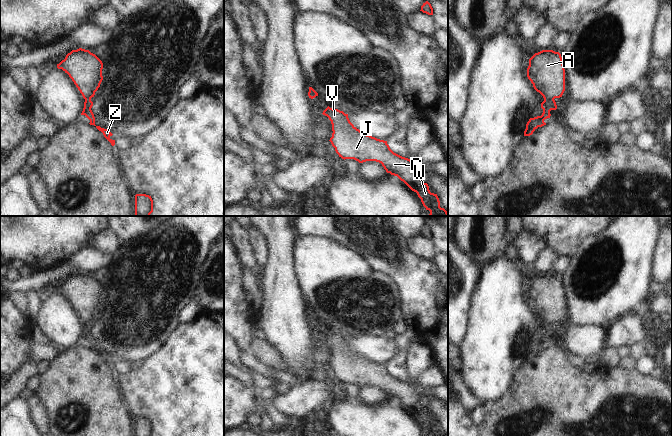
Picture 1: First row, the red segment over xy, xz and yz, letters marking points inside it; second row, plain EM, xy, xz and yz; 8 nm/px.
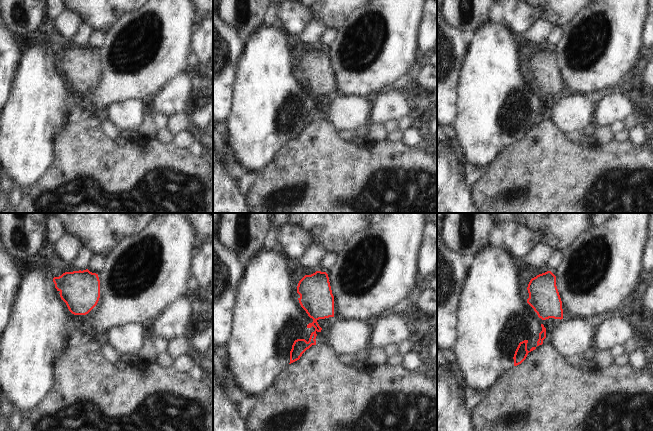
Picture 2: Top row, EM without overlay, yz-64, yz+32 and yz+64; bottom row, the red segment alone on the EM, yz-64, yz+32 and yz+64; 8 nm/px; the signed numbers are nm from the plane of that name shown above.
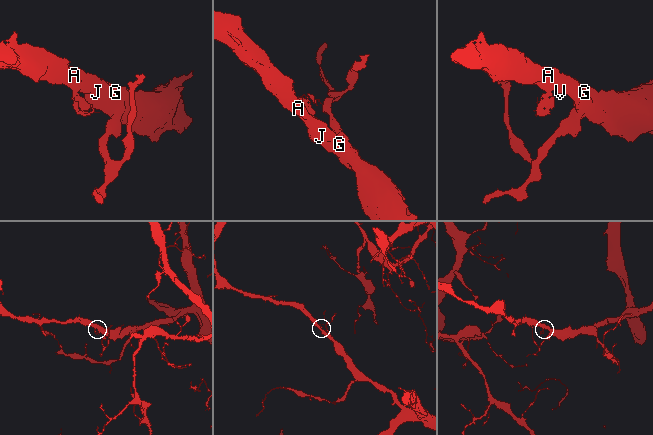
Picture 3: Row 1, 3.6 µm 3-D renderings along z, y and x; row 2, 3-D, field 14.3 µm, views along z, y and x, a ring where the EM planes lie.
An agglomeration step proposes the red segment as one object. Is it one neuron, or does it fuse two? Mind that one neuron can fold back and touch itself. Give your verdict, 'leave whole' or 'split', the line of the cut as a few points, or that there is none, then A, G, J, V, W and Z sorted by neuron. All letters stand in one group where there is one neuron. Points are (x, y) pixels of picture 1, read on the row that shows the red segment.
split | yz (553, 98), (544, 100) | A G J V W / Z

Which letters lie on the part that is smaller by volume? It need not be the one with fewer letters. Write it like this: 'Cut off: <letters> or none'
Cut off: Z

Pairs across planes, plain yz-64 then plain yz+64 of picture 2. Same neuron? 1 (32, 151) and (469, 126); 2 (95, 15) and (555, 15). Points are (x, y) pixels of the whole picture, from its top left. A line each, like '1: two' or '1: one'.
1: one
2: one

